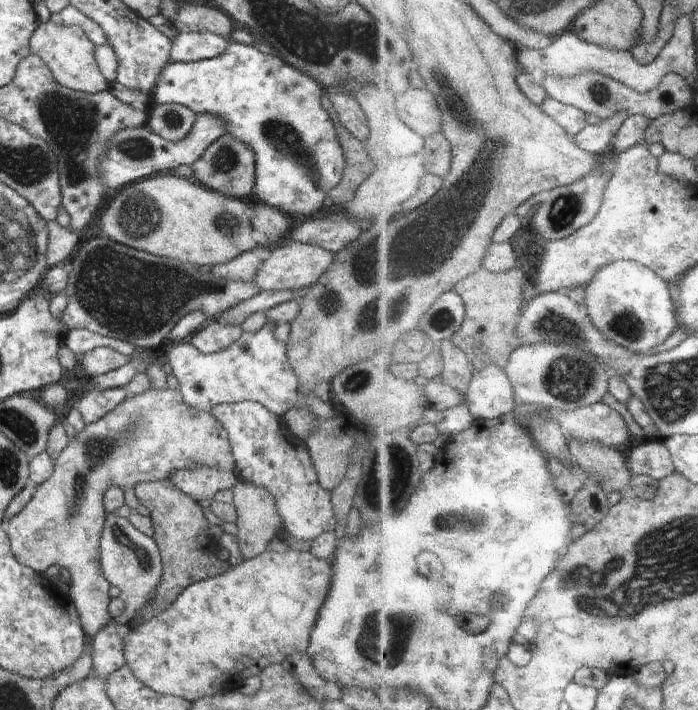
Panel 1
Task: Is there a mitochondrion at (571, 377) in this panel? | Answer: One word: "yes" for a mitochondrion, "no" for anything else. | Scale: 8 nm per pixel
yes

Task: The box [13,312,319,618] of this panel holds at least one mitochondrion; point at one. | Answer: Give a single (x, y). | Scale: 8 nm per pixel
(96, 449)

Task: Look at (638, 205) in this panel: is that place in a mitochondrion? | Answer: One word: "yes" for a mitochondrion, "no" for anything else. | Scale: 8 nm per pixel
no

